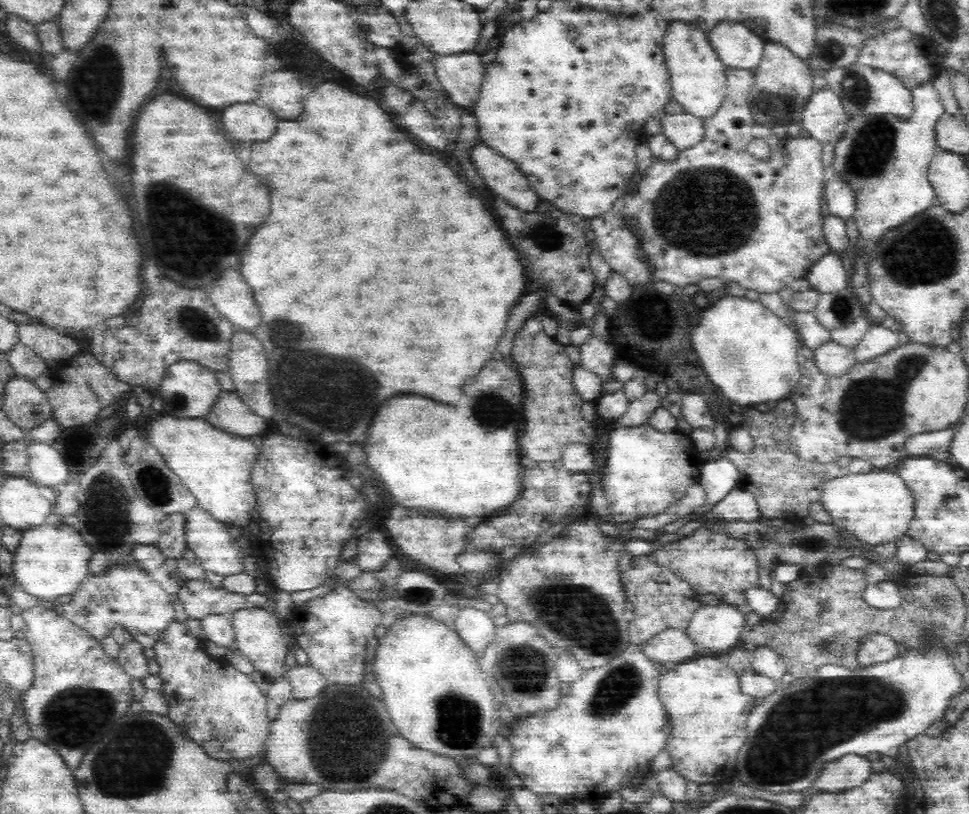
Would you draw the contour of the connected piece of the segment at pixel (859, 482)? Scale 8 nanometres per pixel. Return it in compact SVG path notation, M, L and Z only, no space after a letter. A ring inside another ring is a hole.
M875 468L866 473L848 472L829 477L820 482L817 492L817 500L830 516L830 522L864 546L899 541L912 518L912 499L908 498L908 489L892 472Z

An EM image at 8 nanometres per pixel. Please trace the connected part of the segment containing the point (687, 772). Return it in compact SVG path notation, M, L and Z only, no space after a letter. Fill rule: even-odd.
M714 656L677 662L674 668L659 672L659 686L658 698L670 719L670 734L665 746L670 751L673 765L687 779L696 783L713 780L717 772L734 772L738 752L748 740L748 732L744 726L746 714L759 706L760 699L742 692L738 674Z

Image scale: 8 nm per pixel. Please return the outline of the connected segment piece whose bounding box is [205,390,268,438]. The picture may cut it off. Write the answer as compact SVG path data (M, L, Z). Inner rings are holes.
M234 390L220 392L205 420L228 434L246 438L268 430L268 420L250 409Z

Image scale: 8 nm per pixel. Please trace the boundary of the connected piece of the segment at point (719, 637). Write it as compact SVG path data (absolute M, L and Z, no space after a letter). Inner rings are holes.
M720 599L718 604L704 604L696 610L689 624L691 635L707 648L728 648L743 640L752 615Z

